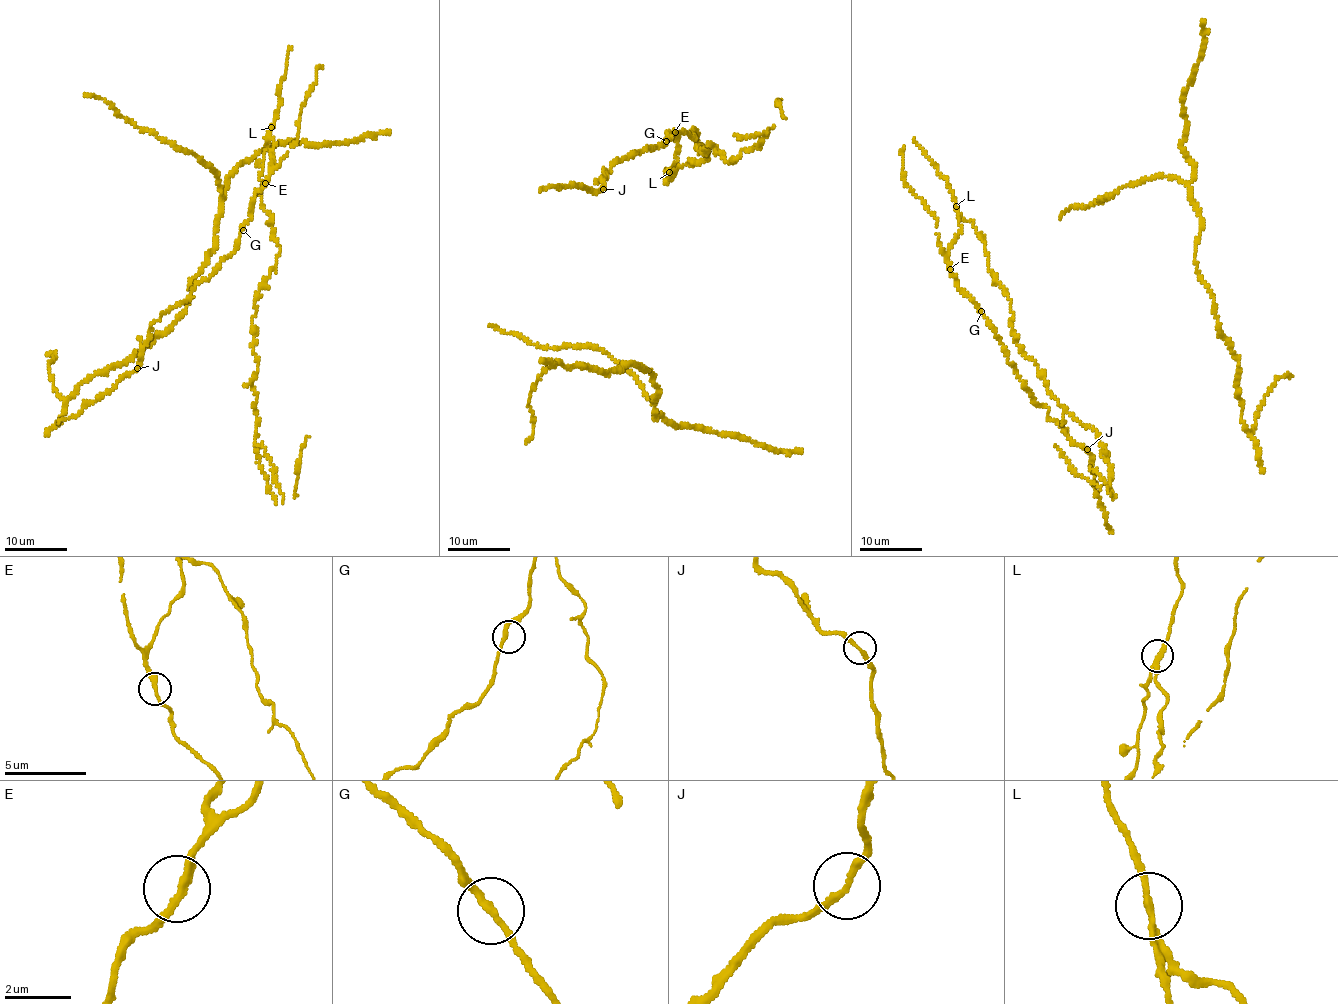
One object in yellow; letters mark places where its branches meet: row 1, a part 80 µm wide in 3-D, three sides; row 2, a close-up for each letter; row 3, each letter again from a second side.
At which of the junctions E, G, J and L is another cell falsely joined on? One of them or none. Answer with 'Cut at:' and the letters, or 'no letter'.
Cut at: L

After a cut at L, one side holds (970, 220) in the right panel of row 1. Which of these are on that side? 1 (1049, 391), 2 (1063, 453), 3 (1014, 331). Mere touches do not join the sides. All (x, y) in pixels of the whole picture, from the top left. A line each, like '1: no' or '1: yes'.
1: yes
2: yes
3: yes

